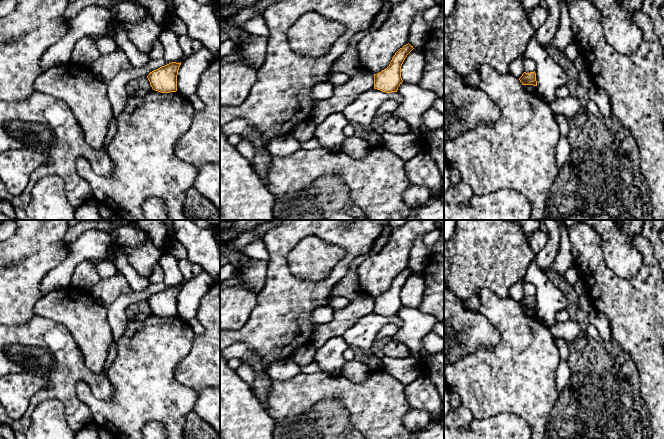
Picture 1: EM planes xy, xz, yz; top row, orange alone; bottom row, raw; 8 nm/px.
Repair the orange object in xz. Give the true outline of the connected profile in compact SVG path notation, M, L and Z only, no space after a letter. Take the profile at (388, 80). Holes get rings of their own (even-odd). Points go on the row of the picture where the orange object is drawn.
M409 43L404 45L395 53L386 69L374 74L374 89L386 93L397 92L398 87L403 82L401 78L401 66L413 49L413 46Z

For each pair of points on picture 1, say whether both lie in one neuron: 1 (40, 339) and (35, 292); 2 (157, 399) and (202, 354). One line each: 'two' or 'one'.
1: two
2: two

